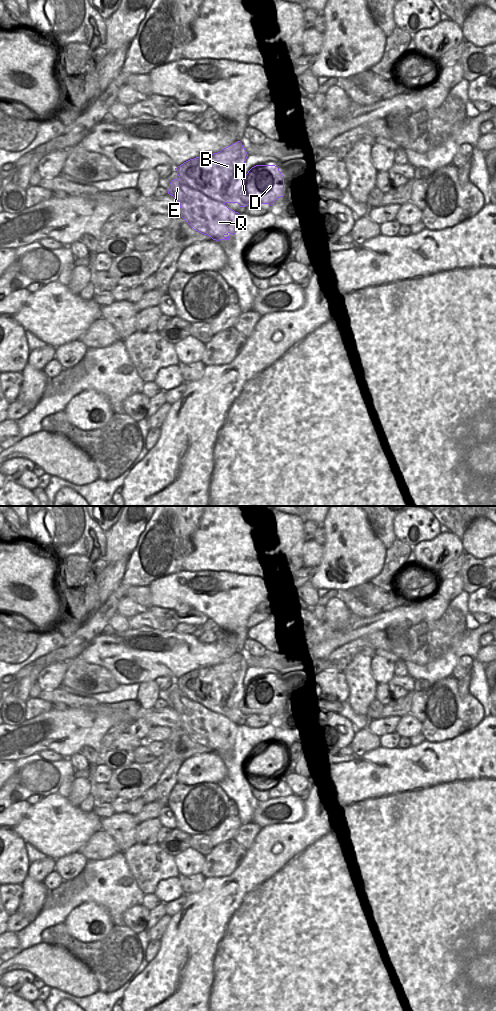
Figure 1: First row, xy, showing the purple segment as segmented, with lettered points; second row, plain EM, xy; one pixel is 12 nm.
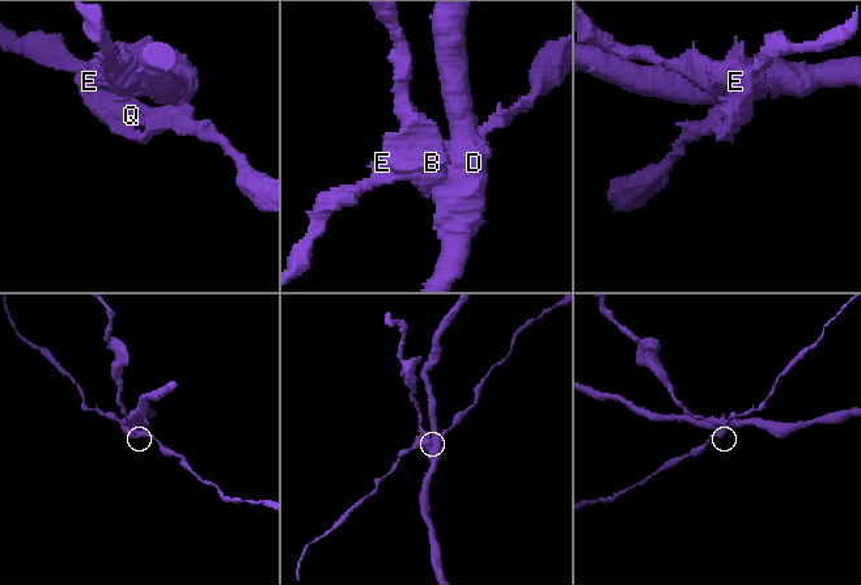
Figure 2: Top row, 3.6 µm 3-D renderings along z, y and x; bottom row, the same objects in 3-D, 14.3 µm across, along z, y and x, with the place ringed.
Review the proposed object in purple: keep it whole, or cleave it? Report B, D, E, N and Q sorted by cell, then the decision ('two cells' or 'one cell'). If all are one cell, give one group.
groups B D N / E Q; two cells

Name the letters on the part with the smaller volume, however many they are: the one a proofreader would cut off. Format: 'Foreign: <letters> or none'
Foreign: E, Q

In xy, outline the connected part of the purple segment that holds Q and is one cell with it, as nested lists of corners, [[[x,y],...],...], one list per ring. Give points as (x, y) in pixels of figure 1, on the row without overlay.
[[[180,690],[173,691],[167,703],[179,714],[181,729],[194,742],[210,748],[217,754],[229,752],[228,746],[236,745],[240,726],[225,716],[192,701]]]

